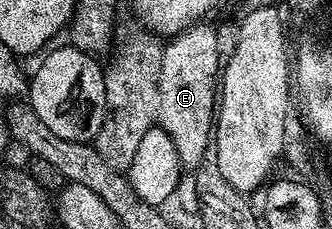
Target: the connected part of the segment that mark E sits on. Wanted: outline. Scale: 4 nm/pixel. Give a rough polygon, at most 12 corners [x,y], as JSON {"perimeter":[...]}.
{"perimeter":[[195,23],[163,48],[157,124],[183,168],[213,146],[221,55]]}

